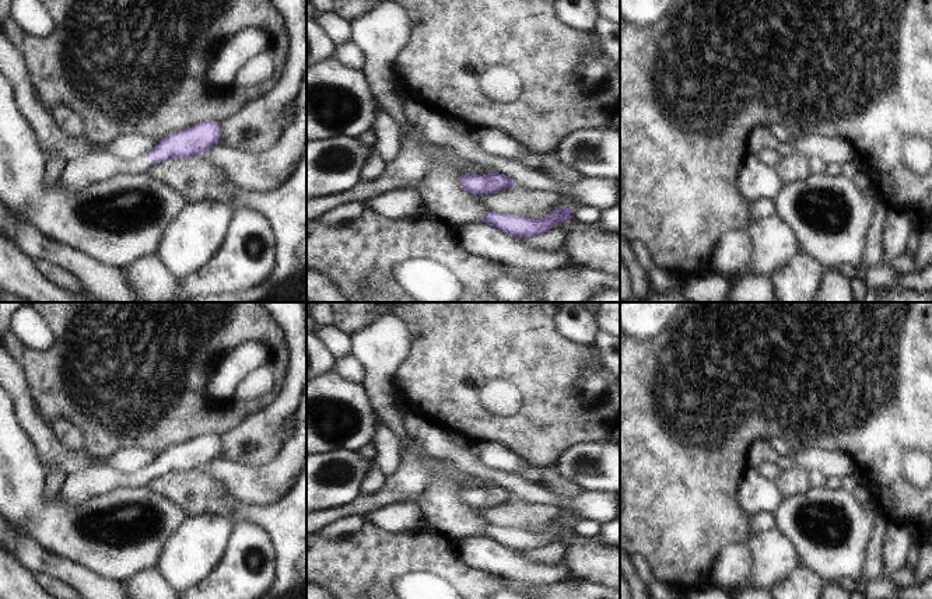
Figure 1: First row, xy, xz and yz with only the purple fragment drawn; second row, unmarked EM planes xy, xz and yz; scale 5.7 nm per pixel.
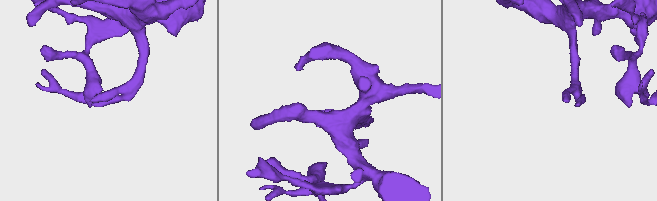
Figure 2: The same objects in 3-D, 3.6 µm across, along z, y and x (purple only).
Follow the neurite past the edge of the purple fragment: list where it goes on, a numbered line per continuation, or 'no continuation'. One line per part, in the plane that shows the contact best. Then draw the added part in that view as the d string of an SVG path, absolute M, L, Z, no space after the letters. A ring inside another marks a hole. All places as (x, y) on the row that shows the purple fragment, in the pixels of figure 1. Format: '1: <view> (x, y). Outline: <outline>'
1: xy (77, 174). Outline: M102 150L99 153L92 153L69 161L62 171L59 181L67 193L78 193L87 186L104 182L113 175L144 175L154 164L157 164L157 161L151 161L147 157L147 153L143 153L132 160L122 160L109 154L106 150Z

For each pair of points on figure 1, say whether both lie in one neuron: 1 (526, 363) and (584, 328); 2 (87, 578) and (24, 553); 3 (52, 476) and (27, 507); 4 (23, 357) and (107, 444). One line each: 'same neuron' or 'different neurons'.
1: different neurons
2: same neuron
3: different neurons
4: same neuron

